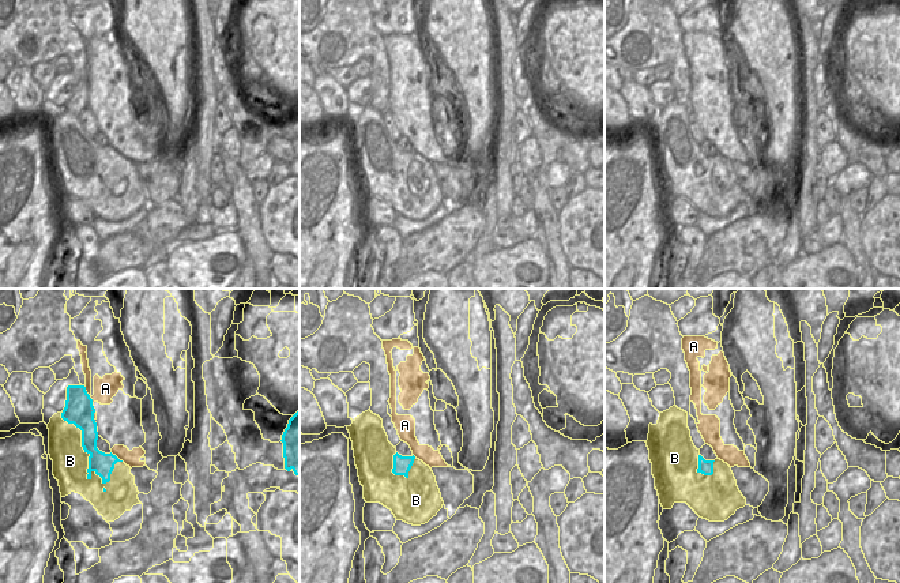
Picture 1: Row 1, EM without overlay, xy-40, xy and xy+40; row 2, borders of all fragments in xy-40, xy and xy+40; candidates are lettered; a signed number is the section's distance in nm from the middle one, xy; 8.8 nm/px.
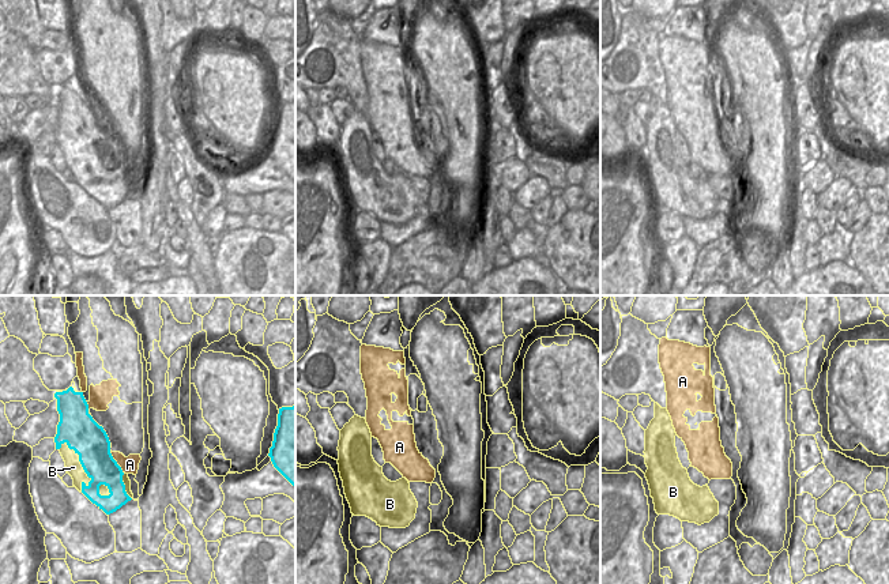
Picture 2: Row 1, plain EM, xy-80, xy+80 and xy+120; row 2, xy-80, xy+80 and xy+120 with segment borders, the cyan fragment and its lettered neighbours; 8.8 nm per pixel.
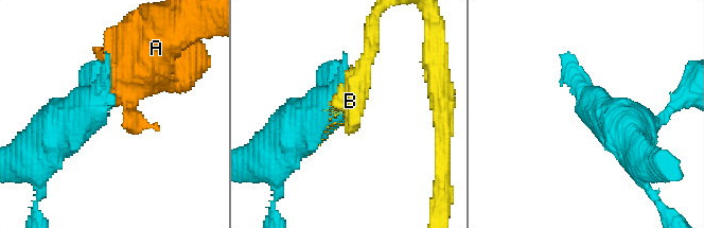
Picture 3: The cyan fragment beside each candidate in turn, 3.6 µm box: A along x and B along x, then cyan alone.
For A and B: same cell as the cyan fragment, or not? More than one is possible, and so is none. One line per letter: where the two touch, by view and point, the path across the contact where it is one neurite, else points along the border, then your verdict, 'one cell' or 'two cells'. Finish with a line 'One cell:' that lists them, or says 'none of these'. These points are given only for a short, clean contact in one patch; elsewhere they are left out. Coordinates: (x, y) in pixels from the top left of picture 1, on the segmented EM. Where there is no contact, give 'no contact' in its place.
A: xy-40 (89, 397) | one cell
B: xy-40 (85, 451) | two cells
One cell: A

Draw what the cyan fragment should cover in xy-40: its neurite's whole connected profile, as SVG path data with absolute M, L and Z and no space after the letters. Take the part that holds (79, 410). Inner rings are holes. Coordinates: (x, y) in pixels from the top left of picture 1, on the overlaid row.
M78 341L78 349L82 356L86 384L67 387L67 400L61 418L82 430L82 447L90 455L87 479L91 479L94 471L102 478L102 484L106 484L110 481L117 462L124 462L131 469L146 466L146 462L140 460L146 451L142 447L129 451L124 445L114 445L110 454L105 454L97 448L98 428L94 403L110 405L112 398L124 388L121 381L125 379L117 372L105 375L102 379L98 375L93 377L86 353L87 346Z

